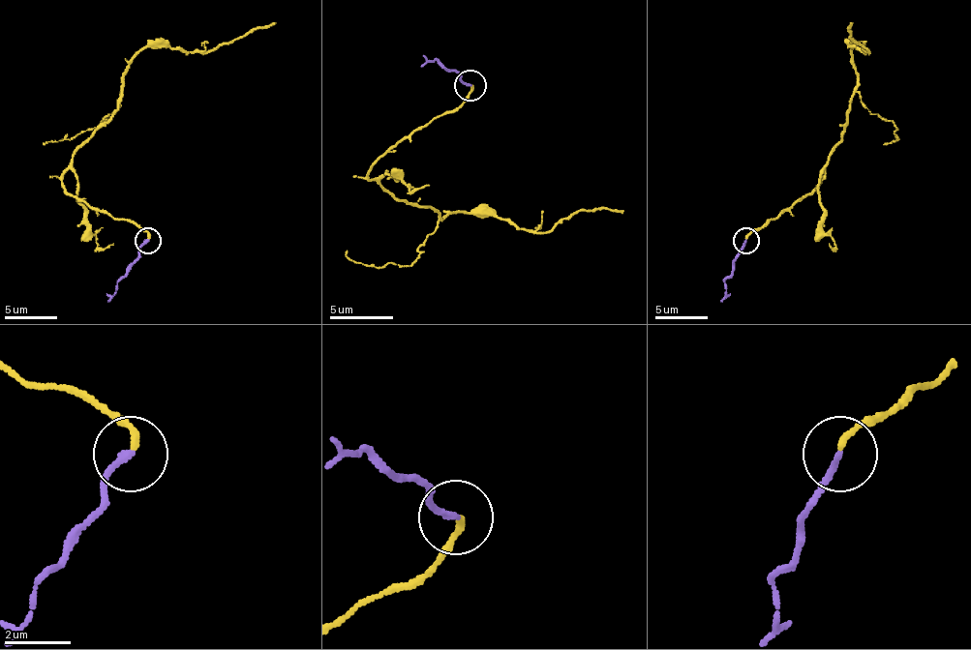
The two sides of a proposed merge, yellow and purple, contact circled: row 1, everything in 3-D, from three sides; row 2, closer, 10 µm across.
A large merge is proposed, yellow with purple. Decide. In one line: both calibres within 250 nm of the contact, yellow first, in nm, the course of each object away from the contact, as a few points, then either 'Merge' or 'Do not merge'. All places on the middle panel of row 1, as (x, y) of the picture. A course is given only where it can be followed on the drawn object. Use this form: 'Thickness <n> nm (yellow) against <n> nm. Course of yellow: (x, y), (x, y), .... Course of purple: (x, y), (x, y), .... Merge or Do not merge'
Thickness 180 nm (yellow) against 180 nm. Course of yellow: (471, 86), (455, 108), (402, 136), (370, 178), (442, 219), (497, 213), (544, 232), (582, 210), (623, 213). Course of purple: (471, 86), (424, 54). Merge

